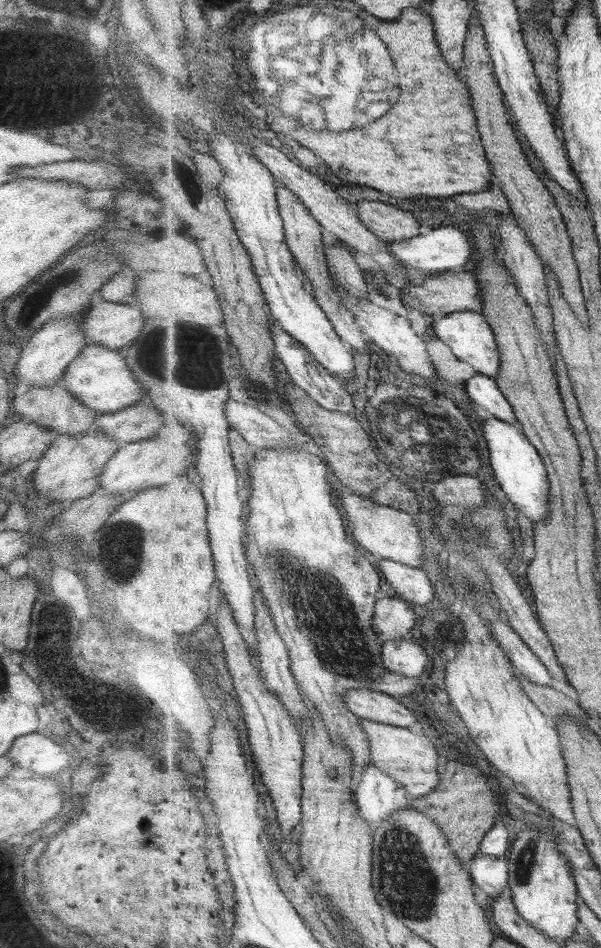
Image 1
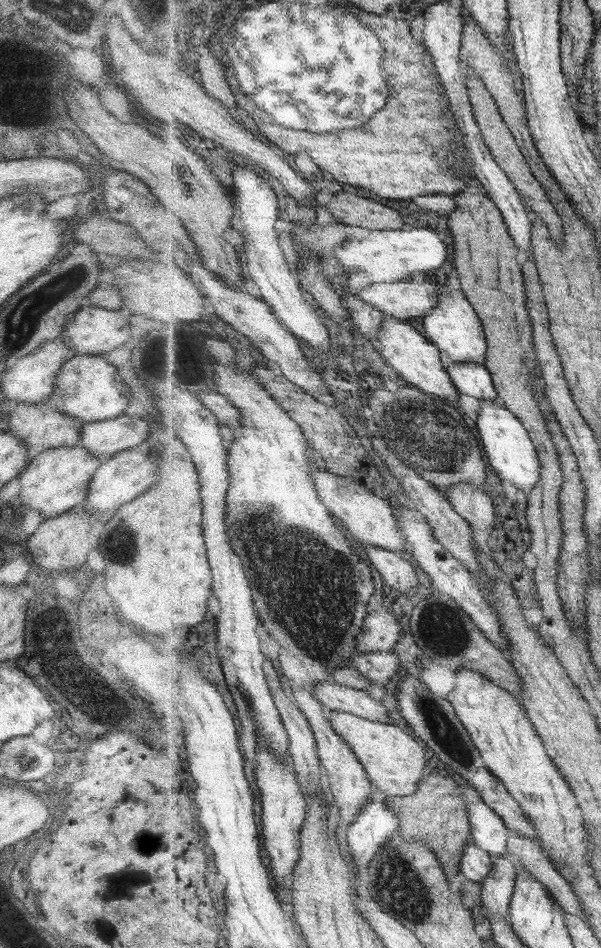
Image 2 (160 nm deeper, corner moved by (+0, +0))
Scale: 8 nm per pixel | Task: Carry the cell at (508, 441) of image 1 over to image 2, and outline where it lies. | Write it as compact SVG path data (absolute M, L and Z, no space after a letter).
M479 400L479 406L475 424L496 475L501 480L507 480L516 489L531 492L542 478L542 462L530 430L527 430L524 422L501 400Z

